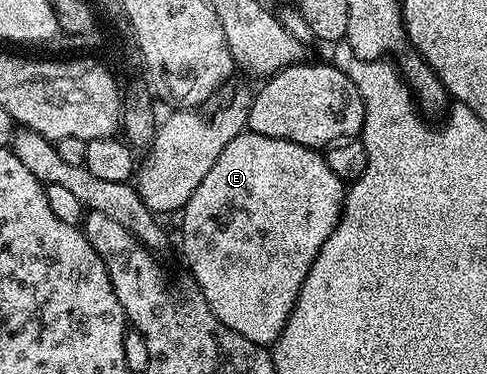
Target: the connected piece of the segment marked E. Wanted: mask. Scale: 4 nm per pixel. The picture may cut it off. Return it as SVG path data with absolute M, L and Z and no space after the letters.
M247 129L241 135L236 135L234 141L230 141L230 145L226 145L226 149L222 149L222 153L218 153L218 161L214 161L210 173L206 173L206 177L202 177L202 185L198 185L198 189L194 189L190 201L184 206L186 218L178 231L180 243L184 246L184 259L188 262L189 269L192 270L189 271L191 278L196 280L202 297L206 297L206 305L210 305L214 317L218 317L218 321L222 321L222 325L234 329L234 333L242 333L242 337L246 337L246 341L254 341L259 347L275 344L298 301L298 293L310 273L310 265L314 265L326 237L330 237L330 233L334 233L334 229L338 225L345 194L345 180L336 176L334 169L330 169L327 158L319 150L303 147L294 141L262 137Z

